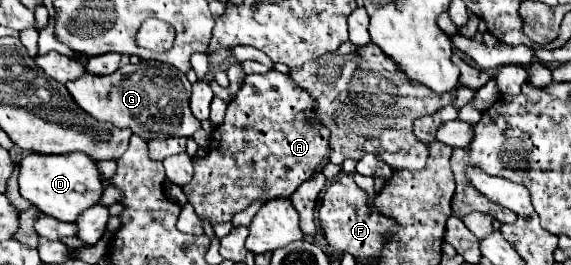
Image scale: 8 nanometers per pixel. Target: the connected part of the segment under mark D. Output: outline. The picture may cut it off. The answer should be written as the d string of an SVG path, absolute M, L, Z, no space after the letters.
M27 154L17 162L19 166L19 192L41 214L53 216L61 222L75 222L75 218L95 206L101 198L101 178L95 162L87 154Z

